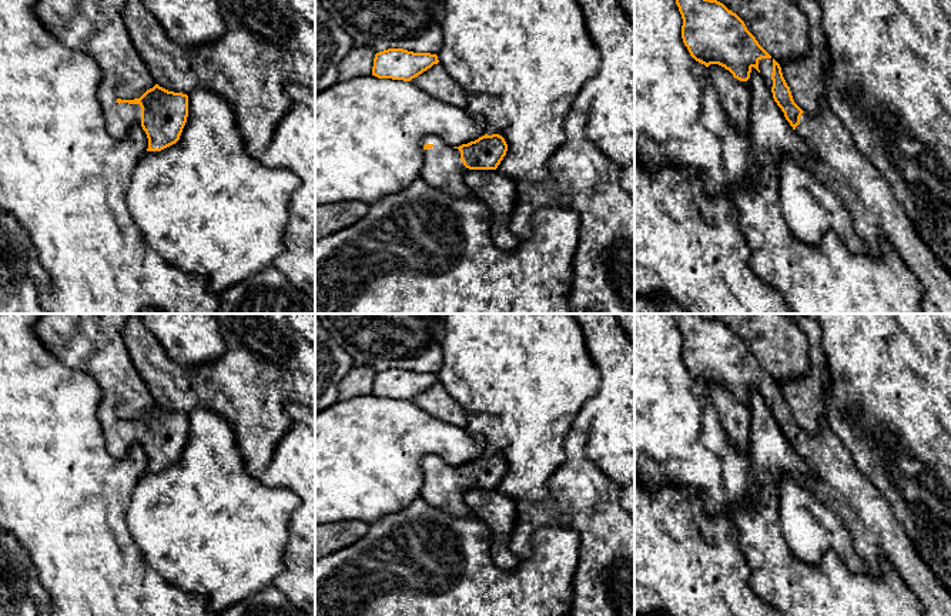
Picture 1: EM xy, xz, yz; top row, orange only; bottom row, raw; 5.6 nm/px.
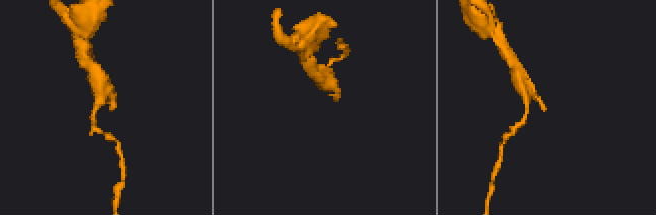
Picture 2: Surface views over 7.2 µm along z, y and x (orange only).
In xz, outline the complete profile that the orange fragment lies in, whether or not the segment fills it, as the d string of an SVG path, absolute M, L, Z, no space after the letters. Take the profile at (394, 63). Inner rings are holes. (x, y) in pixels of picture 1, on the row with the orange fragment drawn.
M388 48L375 54L372 76L411 81L438 63L436 54Z

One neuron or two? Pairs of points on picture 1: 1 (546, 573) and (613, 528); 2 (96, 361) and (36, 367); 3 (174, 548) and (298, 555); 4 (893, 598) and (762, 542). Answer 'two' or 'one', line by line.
1: two
2: two
3: two
4: one

